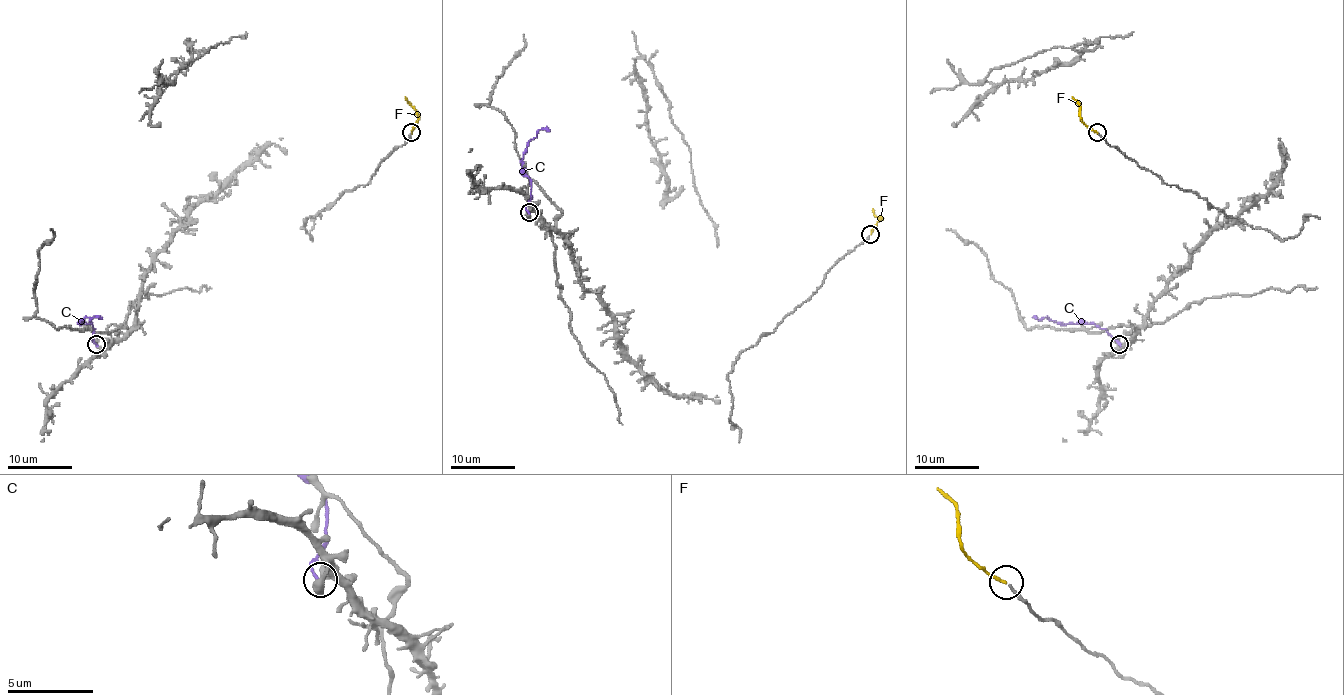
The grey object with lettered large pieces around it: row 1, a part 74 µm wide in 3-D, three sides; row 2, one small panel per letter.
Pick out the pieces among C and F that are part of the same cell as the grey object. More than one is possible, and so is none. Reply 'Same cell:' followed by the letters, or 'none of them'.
Same cell: F

